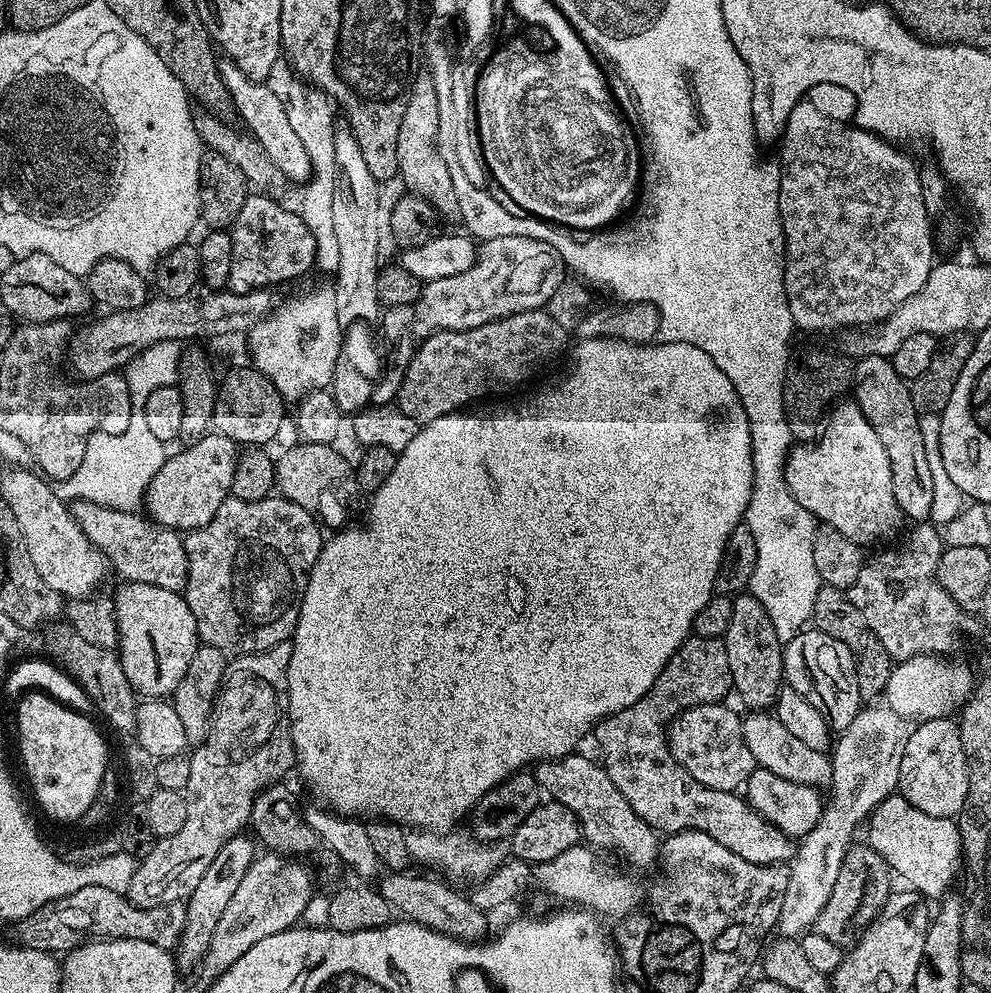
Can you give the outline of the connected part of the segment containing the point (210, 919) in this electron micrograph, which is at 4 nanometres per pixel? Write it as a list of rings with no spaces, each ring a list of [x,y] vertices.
[[[241,834],[230,838],[230,842],[226,842],[226,846],[218,850],[214,862],[210,862],[206,874],[202,874],[198,886],[194,886],[186,901],[186,926],[182,930],[179,944],[174,949],[177,969],[195,969],[204,959],[206,950],[210,946],[210,934],[214,934],[214,926],[218,926],[218,918],[222,918],[222,910],[226,910],[234,890],[238,890],[238,882],[246,878],[246,870],[258,855],[258,848],[255,847],[257,848],[257,845],[251,835]]]

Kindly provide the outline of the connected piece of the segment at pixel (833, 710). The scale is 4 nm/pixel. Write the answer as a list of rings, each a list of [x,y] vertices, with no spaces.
[[[815,630],[799,632],[784,644],[784,678],[787,687],[798,690],[814,710],[826,718],[829,728],[843,730],[860,713],[862,697],[856,677],[856,657],[849,645]]]

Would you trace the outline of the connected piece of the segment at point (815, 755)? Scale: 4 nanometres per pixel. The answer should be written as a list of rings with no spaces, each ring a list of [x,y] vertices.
[[[752,710],[743,717],[740,732],[744,735],[746,746],[750,746],[750,754],[754,754],[759,767],[770,770],[770,774],[778,774],[778,778],[786,778],[790,782],[810,784],[817,790],[824,790],[832,783],[832,761],[818,750],[810,750],[806,742],[794,738],[786,726],[775,714],[768,710]]]

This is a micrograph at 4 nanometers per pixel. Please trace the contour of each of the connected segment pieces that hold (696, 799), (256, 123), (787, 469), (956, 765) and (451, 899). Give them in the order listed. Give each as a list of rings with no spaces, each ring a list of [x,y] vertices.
[[[691,635],[684,641],[684,645],[666,662],[662,674],[650,686],[650,690],[634,706],[626,706],[621,712],[615,712],[604,720],[599,720],[594,729],[596,744],[600,747],[599,759],[614,786],[634,806],[634,814],[642,818],[657,833],[671,834],[686,830],[702,830],[702,834],[710,834],[714,842],[722,842],[726,850],[734,850],[738,858],[746,858],[746,862],[755,864],[782,864],[787,865],[794,855],[794,840],[782,830],[778,830],[767,820],[752,811],[752,805],[743,795],[726,790],[714,790],[702,786],[681,766],[673,757],[668,745],[668,733],[665,726],[671,724],[675,716],[679,716],[688,708],[699,704],[715,704],[725,699],[724,695],[732,688],[730,674],[730,658],[726,658],[726,646],[721,638],[702,638]]]
[[[221,59],[219,66],[220,77],[232,99],[235,115],[244,119],[243,127],[260,143],[262,150],[266,150],[270,162],[282,170],[289,182],[307,181],[312,175],[310,154],[306,154],[306,146],[302,146],[298,133],[292,129],[290,122],[286,122],[286,109],[282,107],[282,102],[278,102],[274,90],[270,90],[267,83],[254,81],[242,74],[242,70],[238,70],[238,66],[230,59]]]
[[[852,398],[841,399],[827,413],[823,424],[824,433],[817,444],[797,443],[789,452],[788,460],[784,463],[784,480],[788,488],[796,501],[820,524],[834,526],[834,530],[846,534],[846,538],[855,544],[867,546],[875,540],[886,539],[899,526],[902,513],[898,498],[894,498],[894,474],[890,474],[890,457],[886,454],[886,446],[882,446],[882,438],[878,438],[874,426],[866,422],[866,414],[862,414]]]
[[[931,719],[914,730],[902,754],[898,790],[924,814],[948,819],[959,815],[969,793],[969,764],[962,746],[959,723],[955,719]]]
[[[400,870],[385,873],[376,886],[377,891],[399,915],[416,924],[426,925],[435,932],[452,936],[455,940],[480,942],[489,935],[485,909],[472,907],[472,901],[465,893],[463,896],[455,892],[445,881],[442,883],[434,878],[410,873]]]

